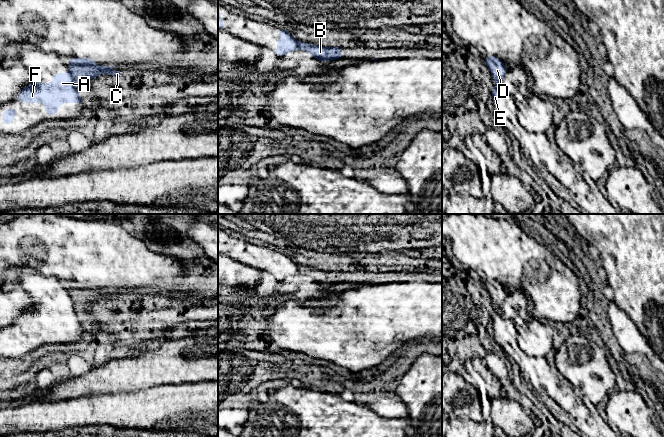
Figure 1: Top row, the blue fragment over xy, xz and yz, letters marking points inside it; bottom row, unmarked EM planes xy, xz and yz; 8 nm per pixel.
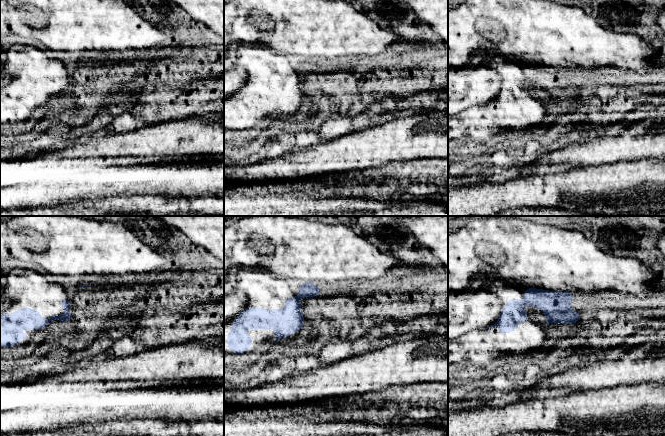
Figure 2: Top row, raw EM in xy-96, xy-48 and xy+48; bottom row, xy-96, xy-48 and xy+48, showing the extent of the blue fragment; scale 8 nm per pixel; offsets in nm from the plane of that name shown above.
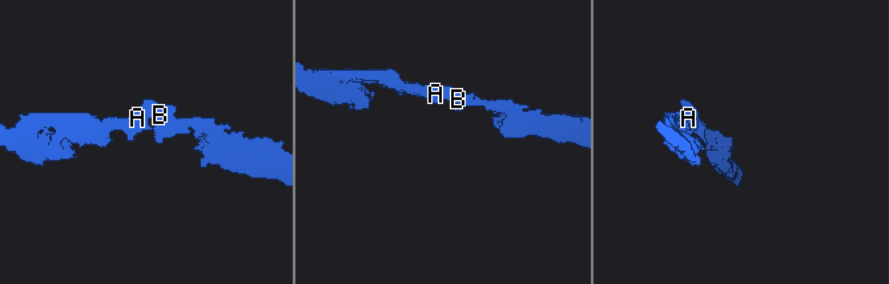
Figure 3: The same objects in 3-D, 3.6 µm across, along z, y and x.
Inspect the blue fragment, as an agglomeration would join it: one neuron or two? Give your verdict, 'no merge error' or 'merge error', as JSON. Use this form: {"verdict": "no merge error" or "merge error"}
{"verdict": "merge error"}

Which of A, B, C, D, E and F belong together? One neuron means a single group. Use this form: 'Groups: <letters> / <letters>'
Groups: A E F / B C D

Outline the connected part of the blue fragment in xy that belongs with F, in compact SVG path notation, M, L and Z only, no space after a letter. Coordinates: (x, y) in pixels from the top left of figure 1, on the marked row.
M54 72L52 83L30 83L17 94L17 101L44 103L46 116L56 116L62 103L82 103L77 90L78 84L70 72Z

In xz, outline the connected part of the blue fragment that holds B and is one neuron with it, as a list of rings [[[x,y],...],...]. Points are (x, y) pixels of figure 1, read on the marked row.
[[[299,42],[298,49],[307,51],[312,54],[313,59],[322,62],[329,62],[330,60],[342,59],[341,45],[335,47],[321,47],[306,42]]]

